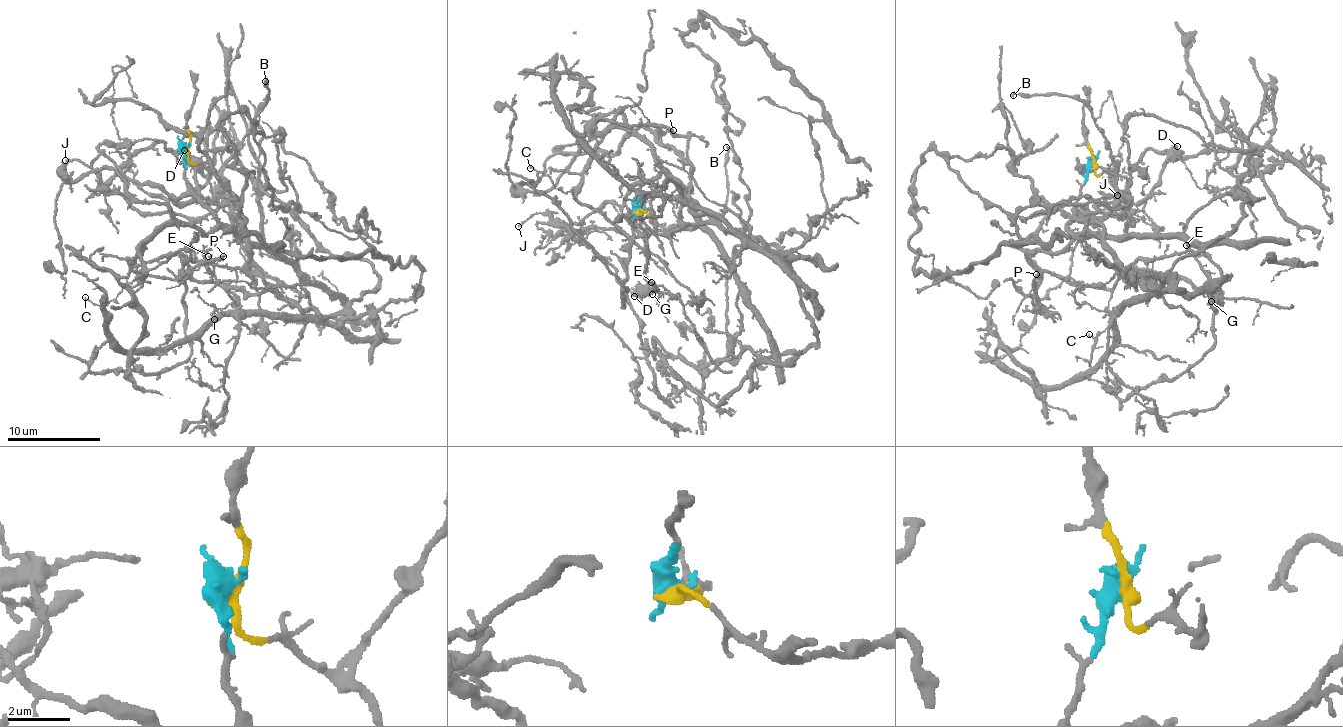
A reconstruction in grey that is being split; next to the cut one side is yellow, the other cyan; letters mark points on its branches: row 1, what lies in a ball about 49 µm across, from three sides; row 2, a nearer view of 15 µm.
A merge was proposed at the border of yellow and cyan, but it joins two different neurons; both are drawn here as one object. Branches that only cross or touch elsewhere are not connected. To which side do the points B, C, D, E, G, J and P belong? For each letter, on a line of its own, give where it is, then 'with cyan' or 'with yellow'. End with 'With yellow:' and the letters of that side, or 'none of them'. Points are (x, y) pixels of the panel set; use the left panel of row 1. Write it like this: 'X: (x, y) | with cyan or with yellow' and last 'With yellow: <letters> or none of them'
B: (265, 81) | with yellow
C: (85, 297) | with cyan
D: (184, 150) | with cyan
E: (208, 256) | with cyan
G: (214, 319) | with cyan
J: (65, 160) | with yellow
P: (223, 256) | with cyan
With yellow: B, J

